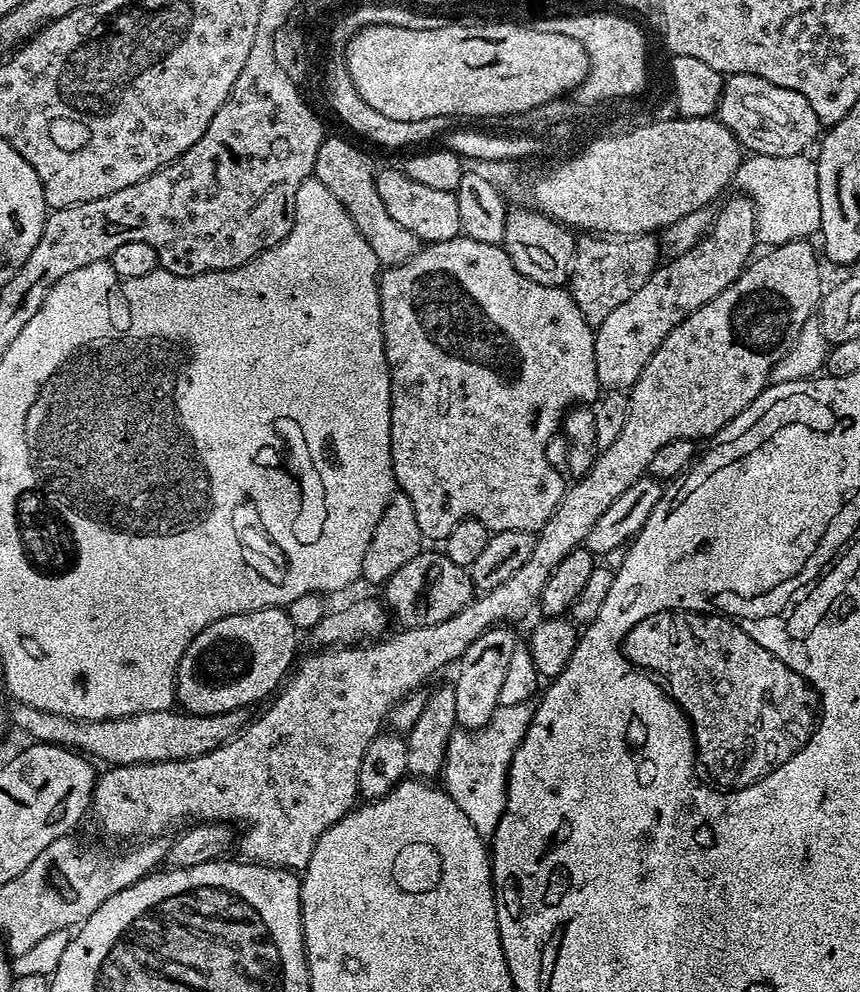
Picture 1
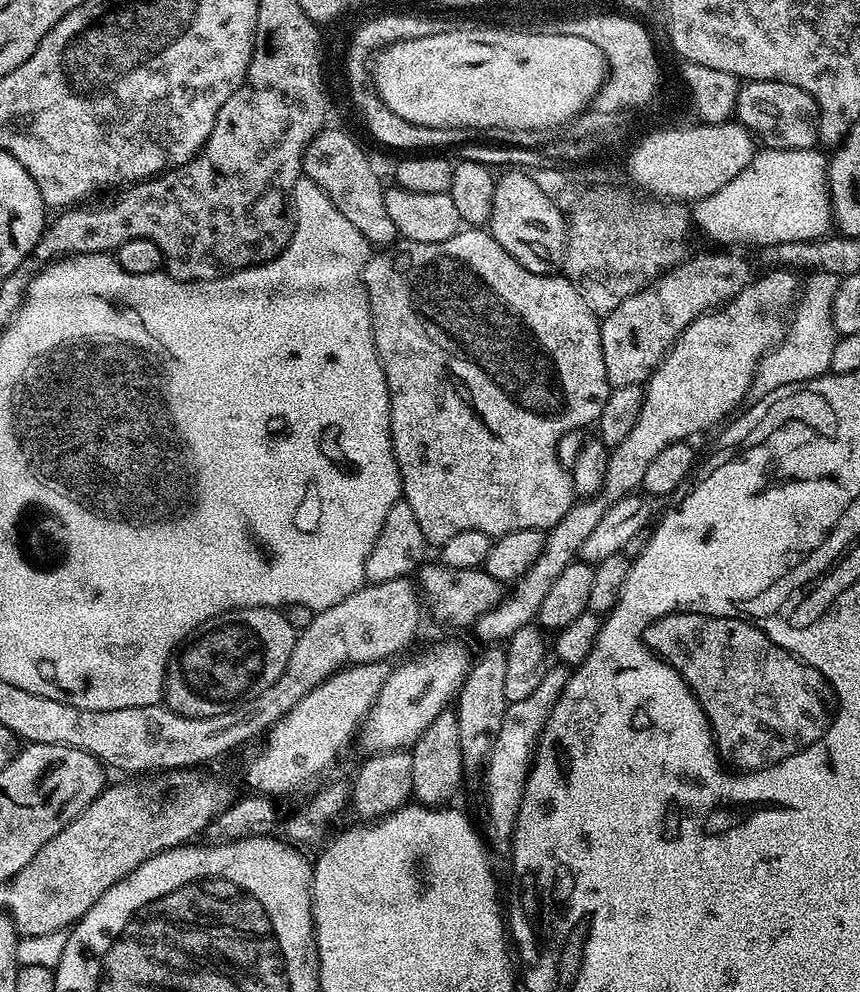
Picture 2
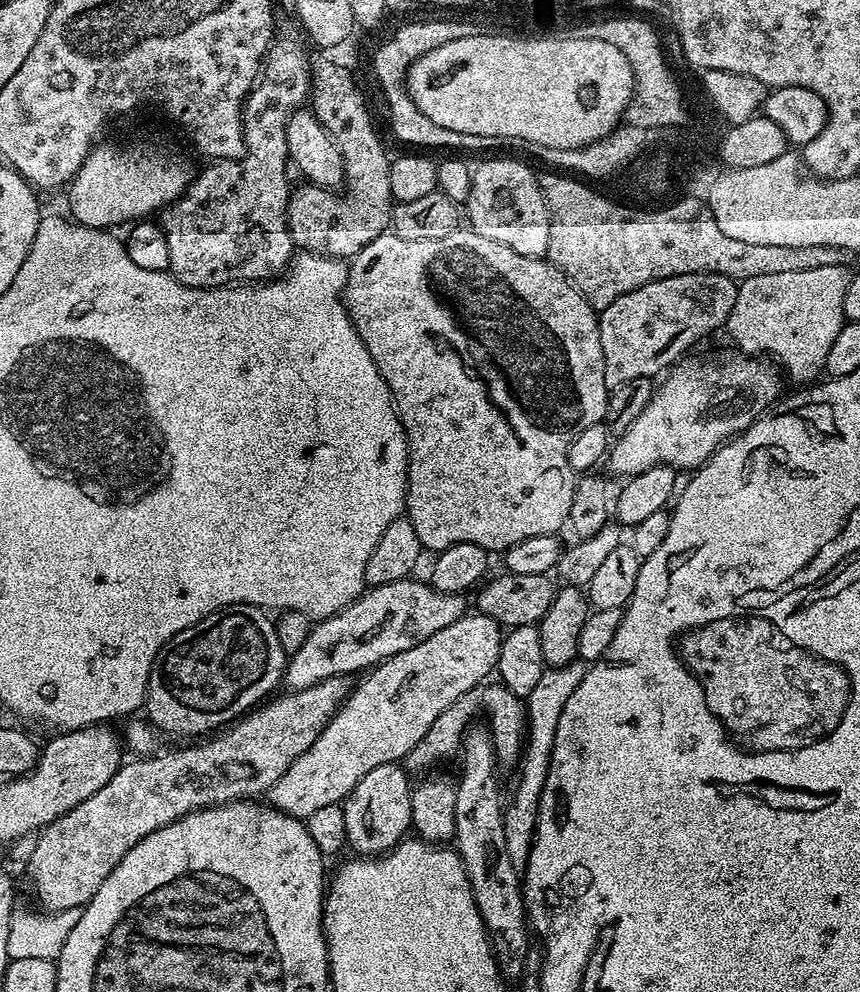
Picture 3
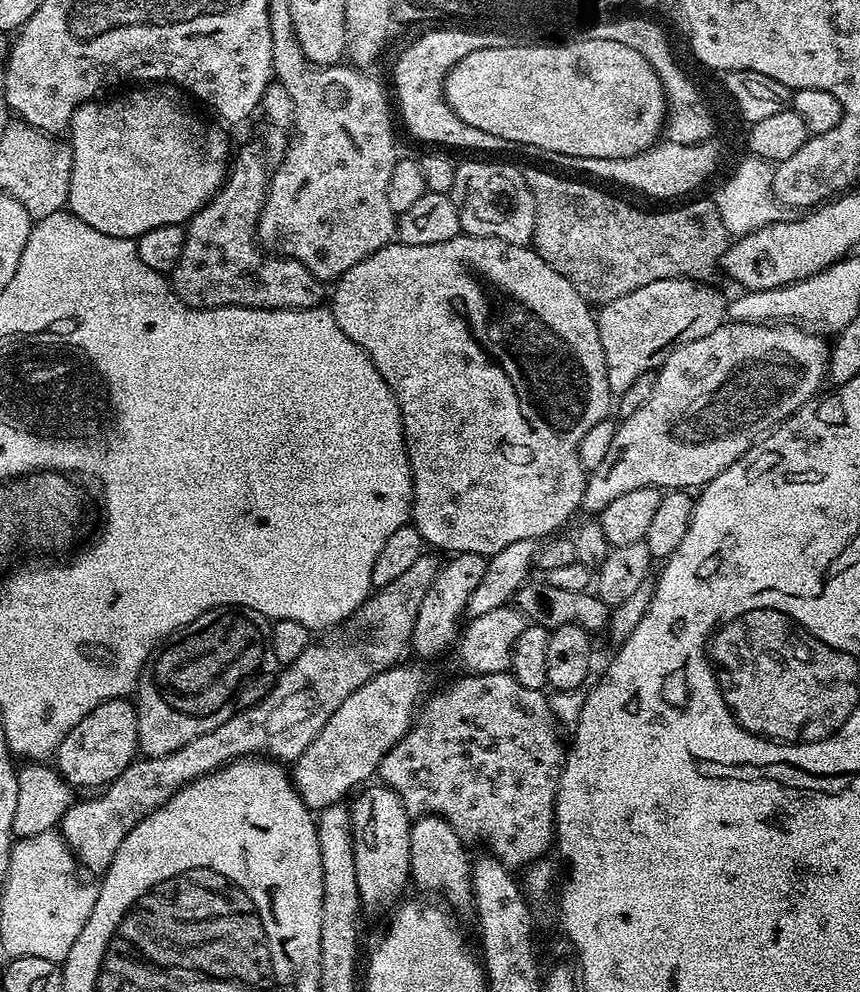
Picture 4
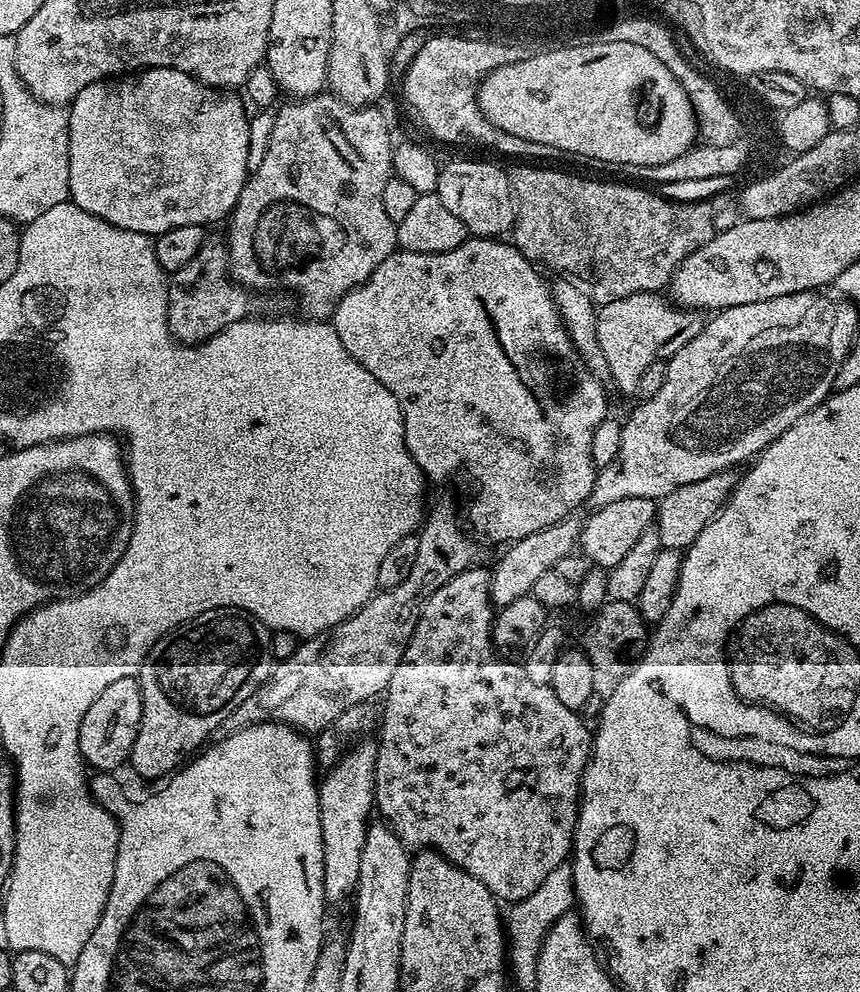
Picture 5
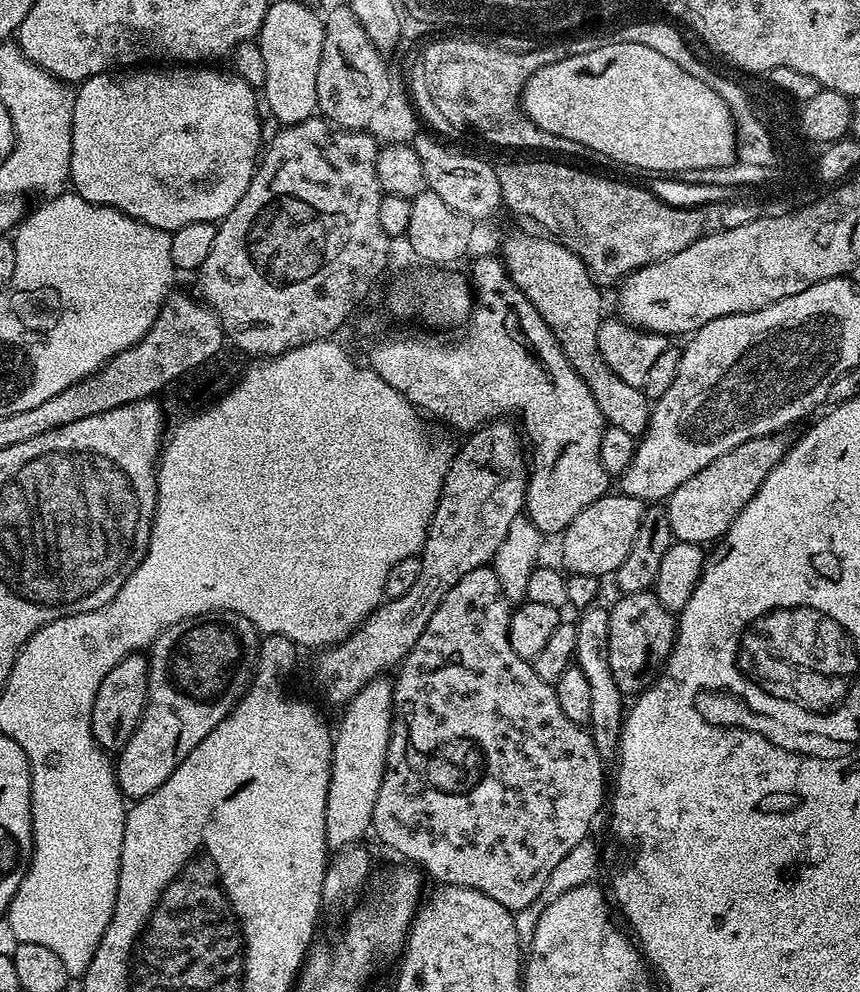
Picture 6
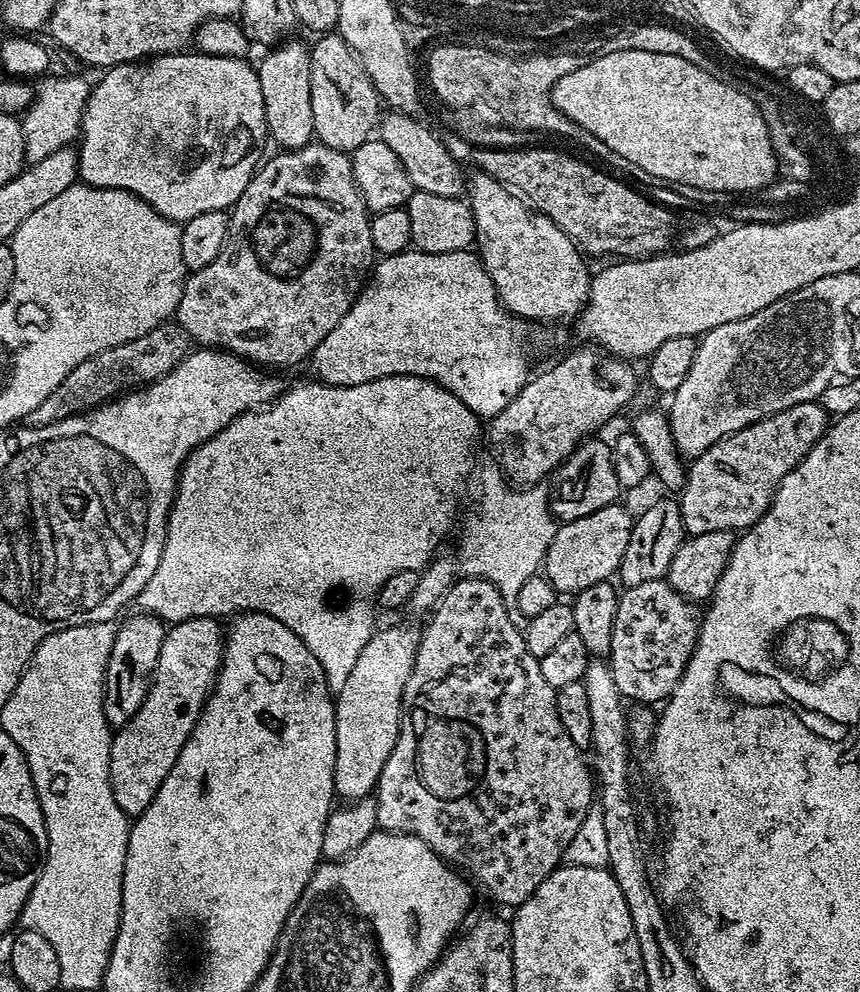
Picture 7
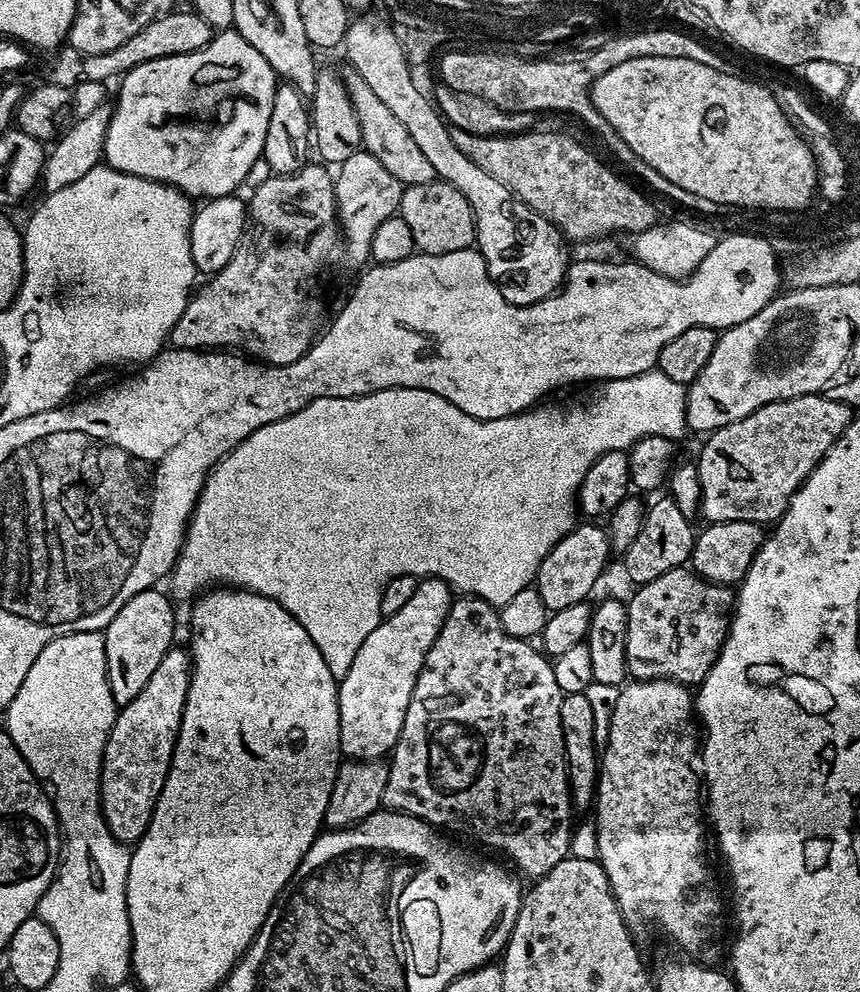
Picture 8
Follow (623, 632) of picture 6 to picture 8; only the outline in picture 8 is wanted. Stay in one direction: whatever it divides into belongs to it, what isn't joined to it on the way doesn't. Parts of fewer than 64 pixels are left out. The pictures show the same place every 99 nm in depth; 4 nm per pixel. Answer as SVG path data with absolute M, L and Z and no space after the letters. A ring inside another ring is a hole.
M685 566L675 568L666 574L662 574L658 578L654 578L650 582L639 585L635 589L636 593L632 597L627 597L628 605L628 621L626 622L626 662L628 663L628 675L632 680L654 680L657 678L667 678L677 680L680 684L689 686L698 686L704 681L705 674L710 670L710 666L714 666L714 662L718 658L720 648L724 644L724 640L728 637L728 626L732 623L732 613L734 611L734 592L731 587L714 584L702 577L696 575L691 567Z

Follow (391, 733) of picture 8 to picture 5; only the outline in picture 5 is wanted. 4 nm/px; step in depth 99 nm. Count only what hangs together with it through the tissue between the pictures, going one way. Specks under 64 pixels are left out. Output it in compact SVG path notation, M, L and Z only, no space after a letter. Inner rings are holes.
M361 739L359 742L361 744L353 743L351 747L352 749L345 751L343 755L341 755L340 759L336 761L335 764L331 765L331 768L327 771L329 772L328 777L321 779L319 781L318 787L320 789L320 821L322 822L322 854L324 857L322 858L322 886L324 887L324 898L325 901L329 905L332 904L340 904L343 900L351 901L353 899L356 887L358 886L358 869L360 867L360 863L362 863L362 846L366 846L366 830L368 829L368 825L374 816L374 805L376 803L376 745L377 741L375 739L372 740L364 740Z

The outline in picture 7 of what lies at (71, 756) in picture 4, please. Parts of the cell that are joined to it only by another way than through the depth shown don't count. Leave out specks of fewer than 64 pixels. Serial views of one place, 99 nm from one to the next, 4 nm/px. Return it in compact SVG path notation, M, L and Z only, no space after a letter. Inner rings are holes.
M151 614L132 616L123 625L117 627L114 646L110 650L108 665L104 671L104 713L106 722L117 729L134 714L138 714L138 706L146 698L148 688L152 685L152 675L158 666L158 650L162 650L165 621Z

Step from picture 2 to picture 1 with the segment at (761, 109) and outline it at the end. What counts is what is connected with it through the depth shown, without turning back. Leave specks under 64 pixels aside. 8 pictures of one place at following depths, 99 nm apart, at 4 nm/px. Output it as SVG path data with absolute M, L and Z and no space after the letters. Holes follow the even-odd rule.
M734 74L725 79L718 119L736 135L741 149L757 156L799 156L807 153L811 144L813 147L817 143L822 132L814 106L810 106L798 90L774 86L774 82L766 82L766 78L754 74Z

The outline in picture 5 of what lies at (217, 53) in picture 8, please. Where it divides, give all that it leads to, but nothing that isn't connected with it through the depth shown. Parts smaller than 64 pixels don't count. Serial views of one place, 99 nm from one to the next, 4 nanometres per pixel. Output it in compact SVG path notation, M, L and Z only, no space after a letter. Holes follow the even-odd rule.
M145 68L139 74L124 74L119 78L99 80L86 90L82 90L72 100L67 109L69 118L69 197L71 203L102 218L107 224L118 226L122 230L134 230L150 237L158 237L166 230L174 230L174 226L194 226L203 224L211 226L215 220L223 221L231 217L232 208L244 189L244 183L250 175L248 155L252 152L252 128L248 125L248 112L245 101L240 100L235 91L223 88L212 88L201 84L189 72L173 68Z

